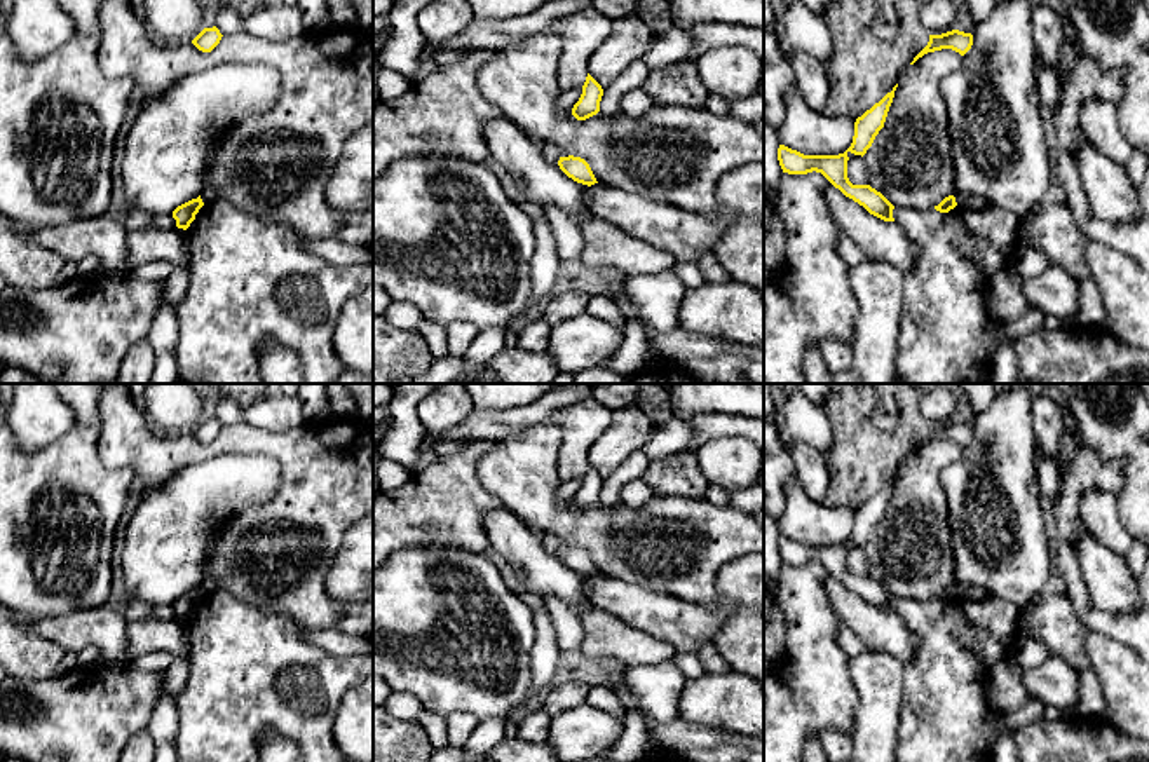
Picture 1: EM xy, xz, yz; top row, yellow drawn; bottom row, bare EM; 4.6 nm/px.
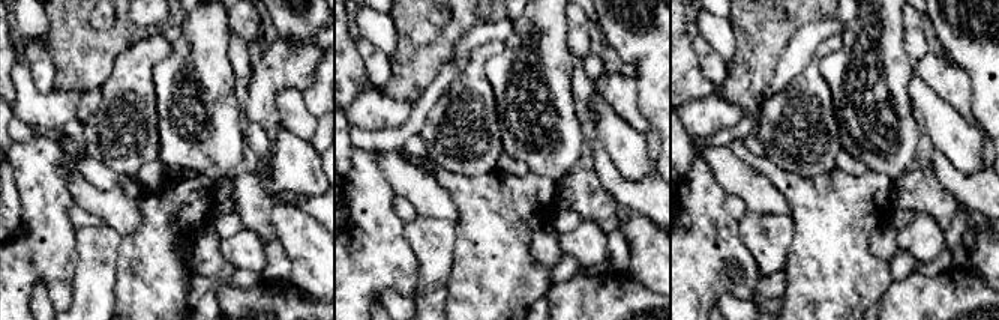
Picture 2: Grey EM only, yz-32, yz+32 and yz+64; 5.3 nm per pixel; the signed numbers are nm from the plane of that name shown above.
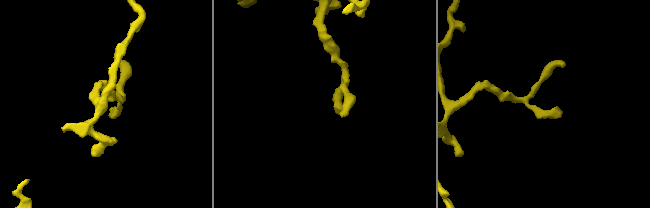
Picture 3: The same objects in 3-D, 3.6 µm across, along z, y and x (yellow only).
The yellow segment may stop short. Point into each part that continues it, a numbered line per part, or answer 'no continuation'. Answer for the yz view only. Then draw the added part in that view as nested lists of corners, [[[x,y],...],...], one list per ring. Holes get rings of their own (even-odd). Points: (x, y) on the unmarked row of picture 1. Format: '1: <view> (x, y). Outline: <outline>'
no continuation

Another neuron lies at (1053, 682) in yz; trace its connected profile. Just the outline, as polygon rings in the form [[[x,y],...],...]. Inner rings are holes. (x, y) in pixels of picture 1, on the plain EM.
[[[1048,657],[1041,666],[1023,671],[1027,696],[1064,713],[1072,711],[1078,701],[1078,673],[1060,657]]]

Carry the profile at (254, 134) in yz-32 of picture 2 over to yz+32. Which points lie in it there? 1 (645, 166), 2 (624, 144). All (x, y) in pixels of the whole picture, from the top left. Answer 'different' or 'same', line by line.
1: different
2: different

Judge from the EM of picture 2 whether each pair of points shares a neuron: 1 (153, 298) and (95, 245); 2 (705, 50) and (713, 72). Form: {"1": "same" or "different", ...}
{"1": "different", "2": "same"}

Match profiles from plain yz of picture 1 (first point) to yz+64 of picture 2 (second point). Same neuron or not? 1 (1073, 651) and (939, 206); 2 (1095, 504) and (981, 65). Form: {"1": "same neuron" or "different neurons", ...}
{"1": "same neuron", "2": "different neurons"}

